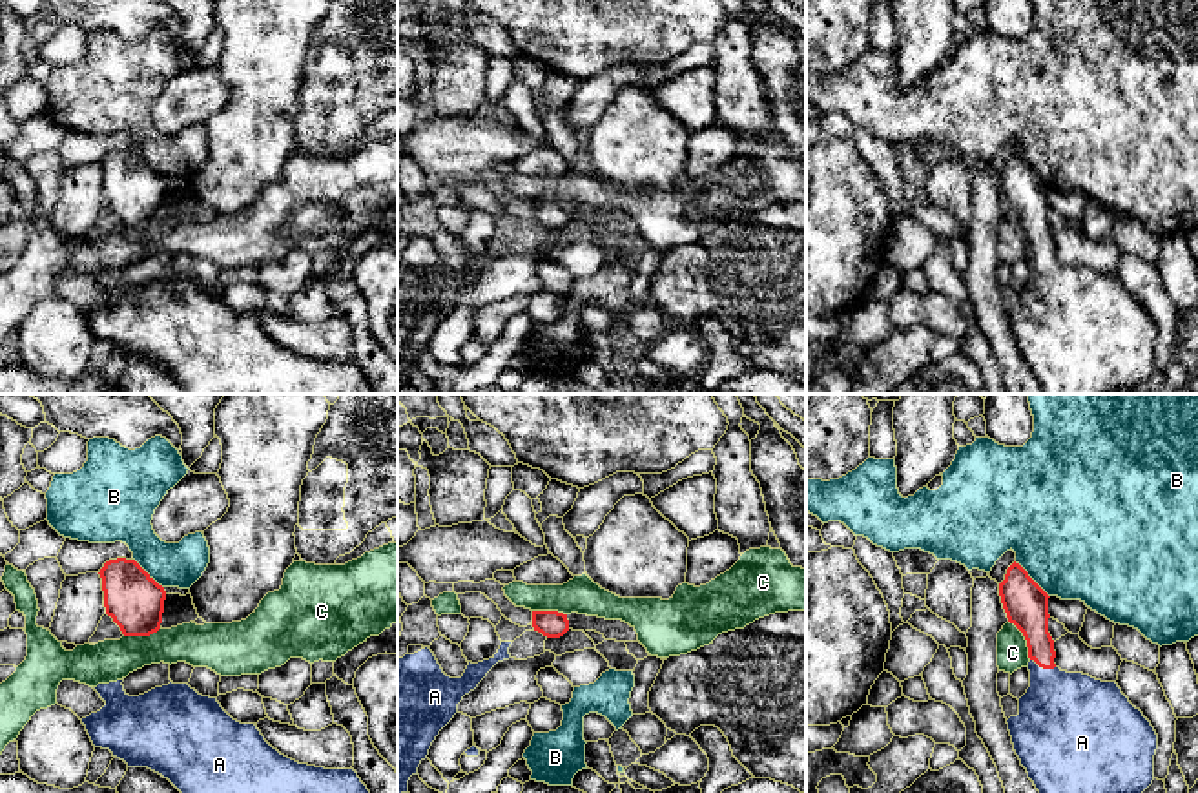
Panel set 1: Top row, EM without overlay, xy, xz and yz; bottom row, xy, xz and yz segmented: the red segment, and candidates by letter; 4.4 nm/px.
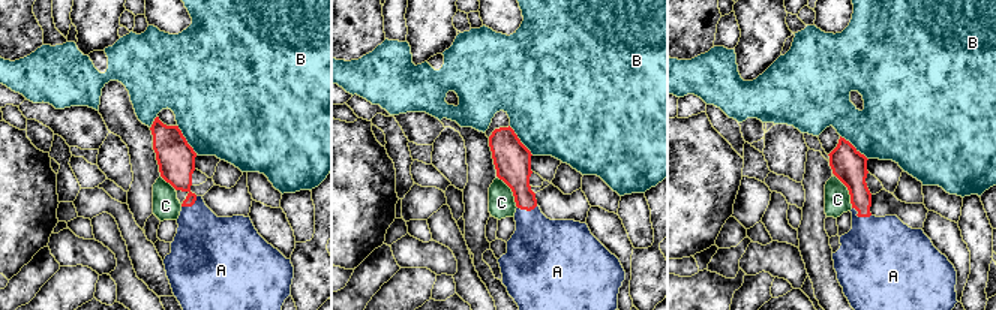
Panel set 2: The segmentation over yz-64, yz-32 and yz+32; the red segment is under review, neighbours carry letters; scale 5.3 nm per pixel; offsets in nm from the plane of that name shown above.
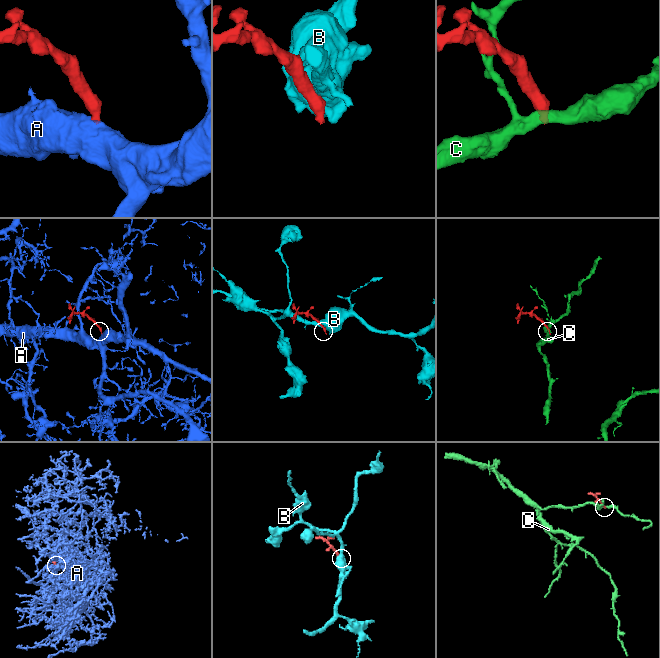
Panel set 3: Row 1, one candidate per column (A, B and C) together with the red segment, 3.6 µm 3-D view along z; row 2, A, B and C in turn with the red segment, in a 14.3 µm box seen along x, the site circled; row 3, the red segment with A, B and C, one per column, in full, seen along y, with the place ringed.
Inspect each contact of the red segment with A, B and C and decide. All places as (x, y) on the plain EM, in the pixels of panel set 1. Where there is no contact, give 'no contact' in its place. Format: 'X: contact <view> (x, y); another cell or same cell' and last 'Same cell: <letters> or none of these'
A: contact yz (1043, 259); same cell
B: contact yz (1031, 170); another cell
C: contact yz (1025, 230); another cell
Same cell: A

